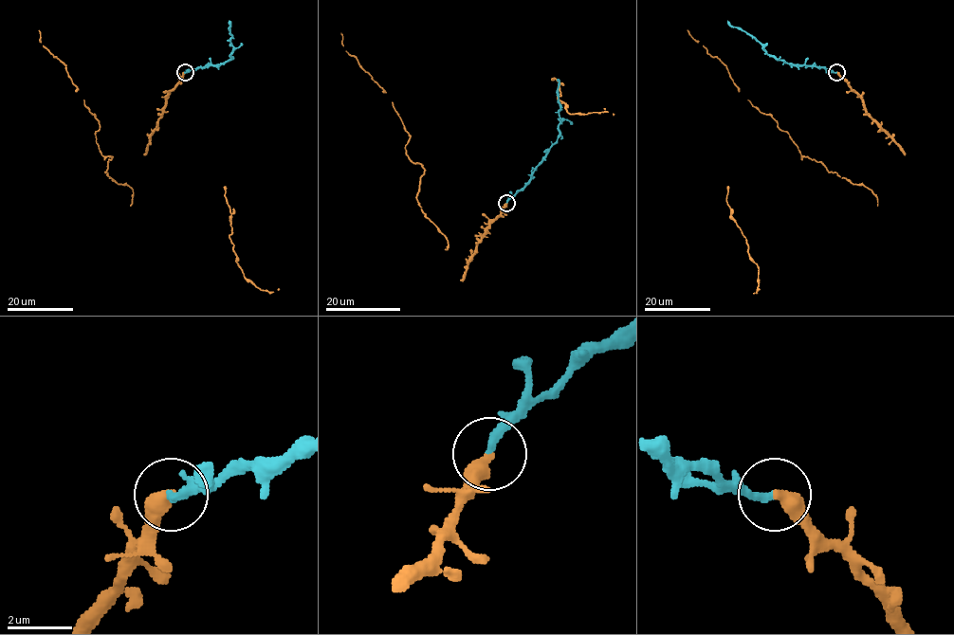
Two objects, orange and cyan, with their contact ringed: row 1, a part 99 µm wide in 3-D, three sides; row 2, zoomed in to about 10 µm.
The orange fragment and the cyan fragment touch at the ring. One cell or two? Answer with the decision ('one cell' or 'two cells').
one cell

